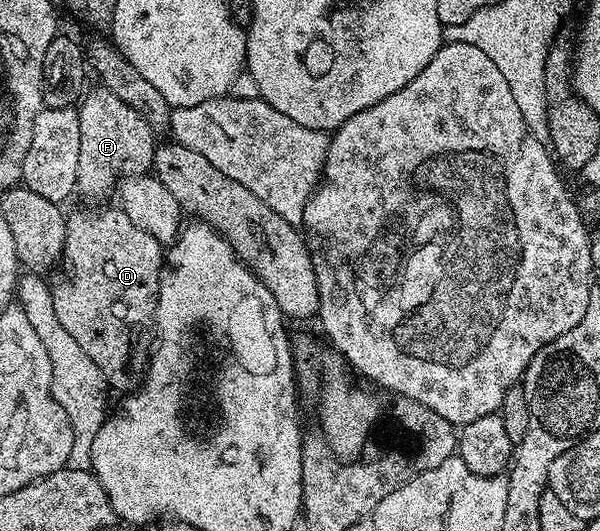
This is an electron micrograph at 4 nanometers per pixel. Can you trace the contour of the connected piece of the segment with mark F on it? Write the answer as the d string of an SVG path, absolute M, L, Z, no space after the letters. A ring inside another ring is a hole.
M95 86L78 105L81 118L81 159L77 161L75 192L87 200L103 200L114 193L117 182L128 176L145 176L152 171L157 147L156 131L133 110L125 106L108 88Z

